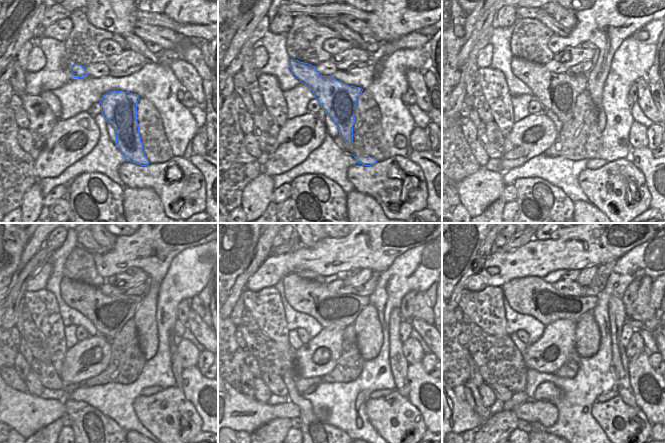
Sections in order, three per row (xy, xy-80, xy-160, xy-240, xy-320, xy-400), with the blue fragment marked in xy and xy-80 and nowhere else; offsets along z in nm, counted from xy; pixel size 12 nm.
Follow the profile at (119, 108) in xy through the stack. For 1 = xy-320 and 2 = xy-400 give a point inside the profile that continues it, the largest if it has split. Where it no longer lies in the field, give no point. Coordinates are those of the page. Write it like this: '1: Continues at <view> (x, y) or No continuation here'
1: Continues at xy-320 (313, 298)
2: Continues at xy-400 (533, 296).

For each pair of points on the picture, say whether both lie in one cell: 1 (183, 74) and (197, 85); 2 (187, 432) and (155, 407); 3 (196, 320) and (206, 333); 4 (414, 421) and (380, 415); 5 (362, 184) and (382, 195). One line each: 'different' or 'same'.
1: same
2: same
3: same
4: same
5: same

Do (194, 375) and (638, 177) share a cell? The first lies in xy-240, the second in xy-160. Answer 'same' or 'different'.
different

